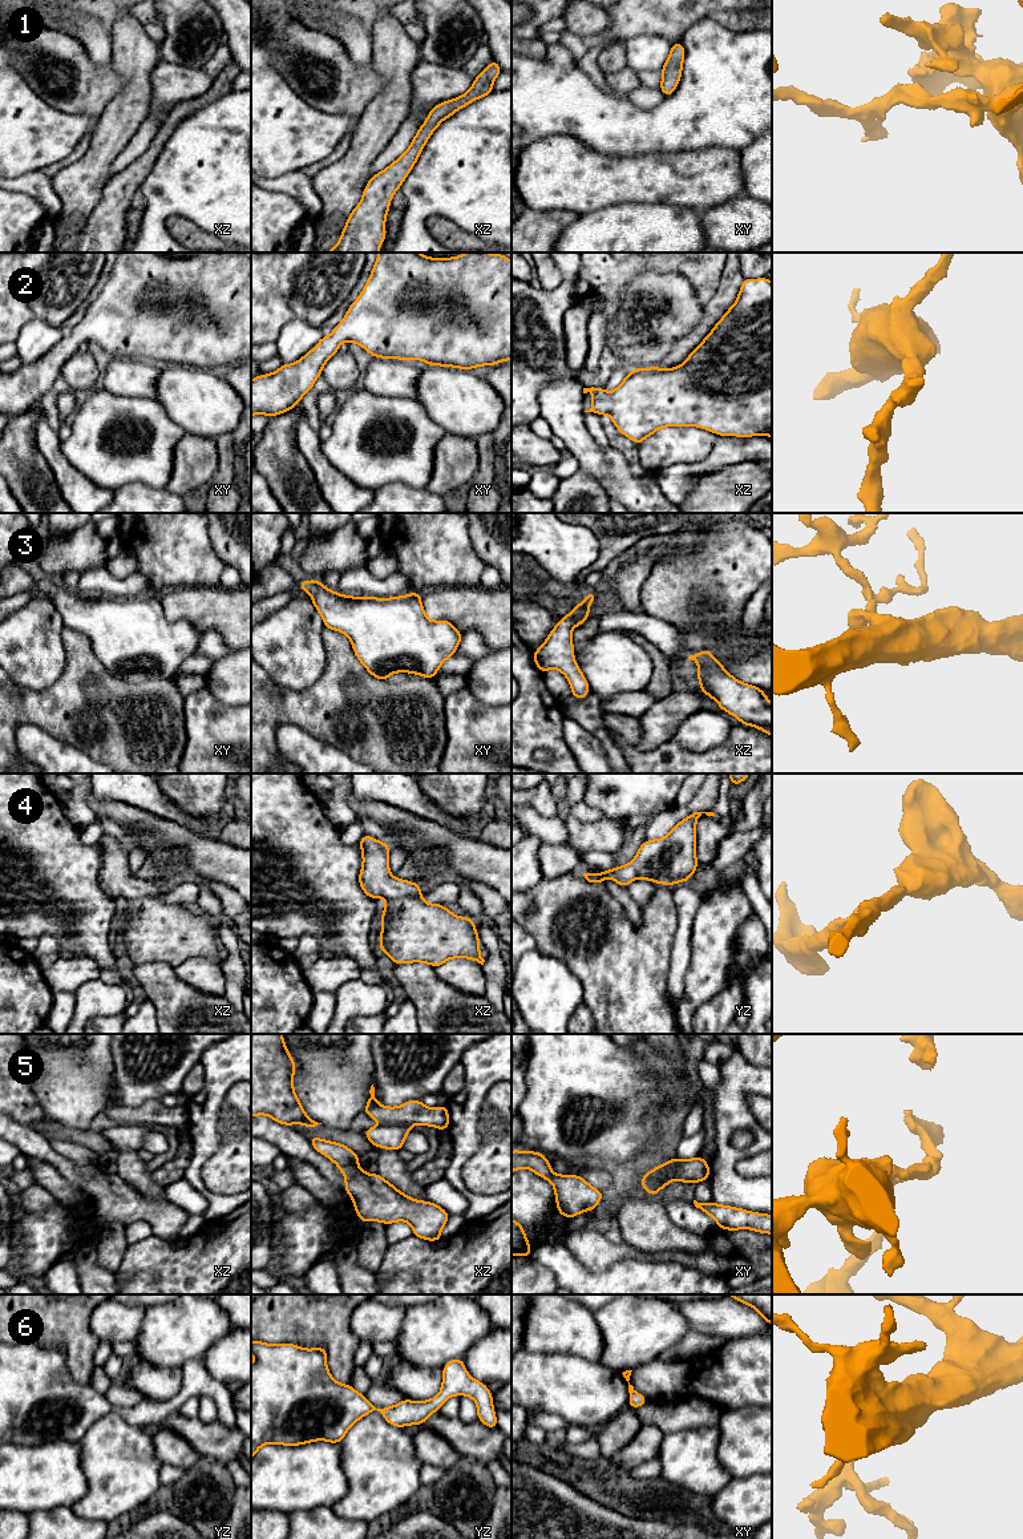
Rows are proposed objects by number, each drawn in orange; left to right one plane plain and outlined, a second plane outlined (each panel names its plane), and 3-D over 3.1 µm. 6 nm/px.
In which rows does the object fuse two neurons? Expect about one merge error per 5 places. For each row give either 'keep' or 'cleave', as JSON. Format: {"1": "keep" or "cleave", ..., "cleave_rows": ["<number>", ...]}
{"1": "keep", "2": "keep", "3": "keep", "4": "keep", "5": "cleave", "6": "keep", "cleave_rows": ["5"]}

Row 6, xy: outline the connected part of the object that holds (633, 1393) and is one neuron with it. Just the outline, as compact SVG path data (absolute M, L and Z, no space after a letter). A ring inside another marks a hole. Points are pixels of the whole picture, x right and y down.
M626 1370L622 1373L627 1382L630 1381L631 1372L632 1370ZM628 1382L628 1393L630 1393L628 1406L631 1406L632 1409L639 1407L648 1402L647 1398L640 1395L630 1382Z

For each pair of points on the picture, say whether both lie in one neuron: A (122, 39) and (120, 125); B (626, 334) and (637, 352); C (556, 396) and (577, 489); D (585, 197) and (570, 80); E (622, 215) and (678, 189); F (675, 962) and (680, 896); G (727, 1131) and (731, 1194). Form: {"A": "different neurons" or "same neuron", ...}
{"A": "same neuron", "B": "different neurons", "C": "different neurons", "D": "different neurons", "E": "different neurons", "F": "same neuron", "G": "same neuron"}

